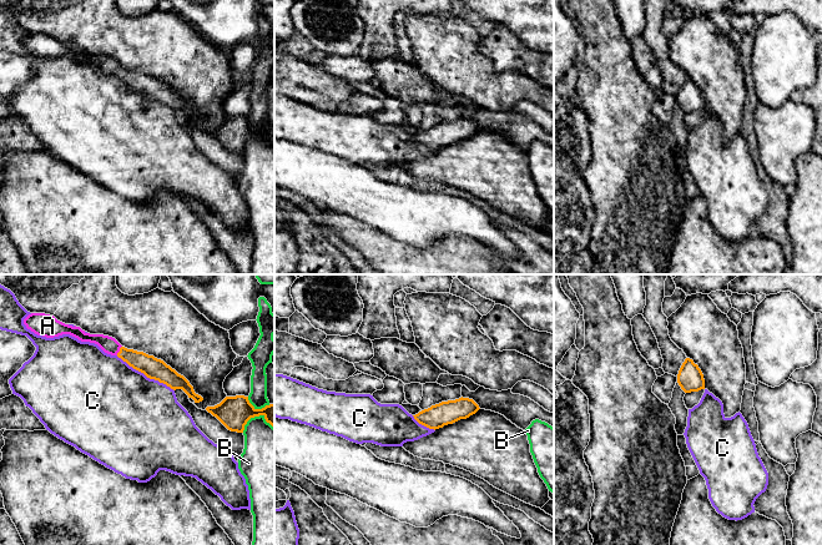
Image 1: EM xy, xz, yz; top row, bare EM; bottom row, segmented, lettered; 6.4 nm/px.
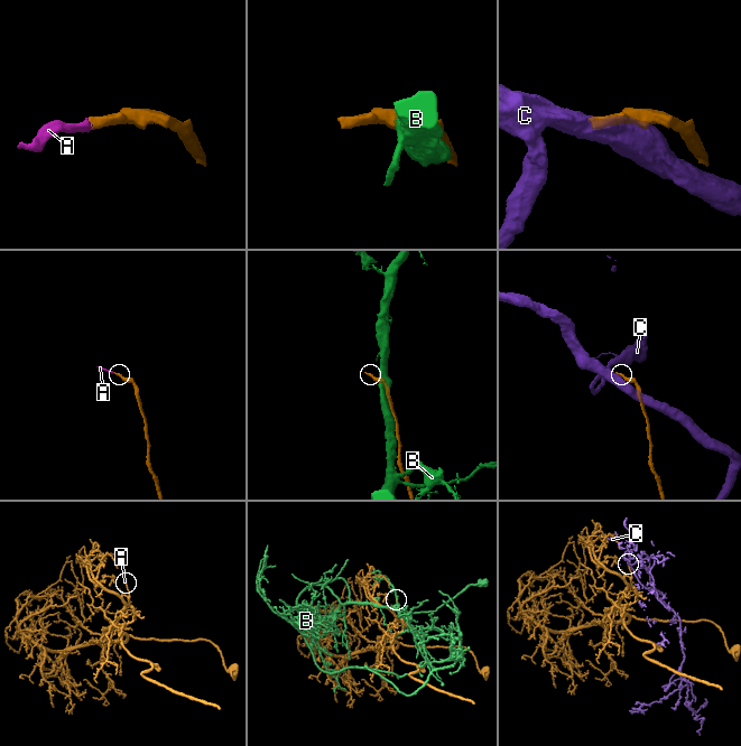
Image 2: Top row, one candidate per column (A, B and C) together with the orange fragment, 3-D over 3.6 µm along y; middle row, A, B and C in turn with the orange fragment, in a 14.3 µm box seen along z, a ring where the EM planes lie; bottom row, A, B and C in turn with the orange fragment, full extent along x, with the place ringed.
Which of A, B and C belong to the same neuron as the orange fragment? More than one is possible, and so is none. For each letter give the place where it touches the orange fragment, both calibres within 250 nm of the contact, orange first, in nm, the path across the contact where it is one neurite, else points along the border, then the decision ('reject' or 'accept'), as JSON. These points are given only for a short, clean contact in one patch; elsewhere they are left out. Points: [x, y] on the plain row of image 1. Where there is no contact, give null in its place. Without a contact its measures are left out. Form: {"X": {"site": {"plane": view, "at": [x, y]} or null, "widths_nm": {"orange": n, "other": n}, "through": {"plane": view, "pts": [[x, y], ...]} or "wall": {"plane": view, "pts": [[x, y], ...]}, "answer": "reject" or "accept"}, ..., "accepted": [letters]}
{"A": {"site": {"plane": "xy", "at": [120, 71]}, "widths_nm": {"orange": 140, "other": 110}, "through": {"plane": "xy", "pts": [[154, 89], [120, 71], [109, 65]]}, "answer": "accept"}, "B": {"site": {"plane": "xy", "at": [256, 136]}, "widths_nm": {"orange": 200, "other": 320}, "answer": "reject"}, "C": {"site": {"plane": "xy", "at": [145, 95]}, "widths_nm": {"orange": 140, "other": 500}, "wall": {"plane": "xy", "pts": [[116, 76], [147, 97], [165, 104], [174, 111]]}, "answer": "reject"}, "accepted": ["A"]}

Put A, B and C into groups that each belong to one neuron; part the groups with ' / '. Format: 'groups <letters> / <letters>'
groups A / B / C

